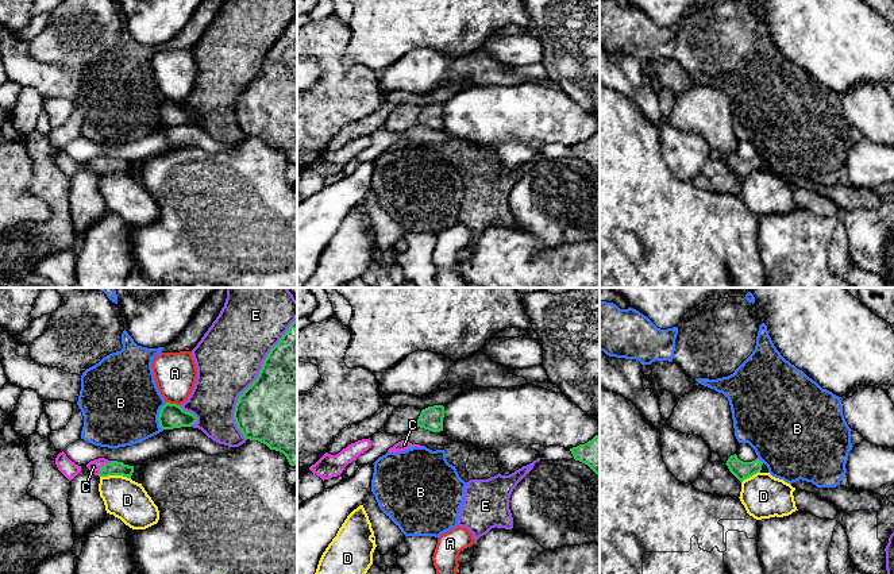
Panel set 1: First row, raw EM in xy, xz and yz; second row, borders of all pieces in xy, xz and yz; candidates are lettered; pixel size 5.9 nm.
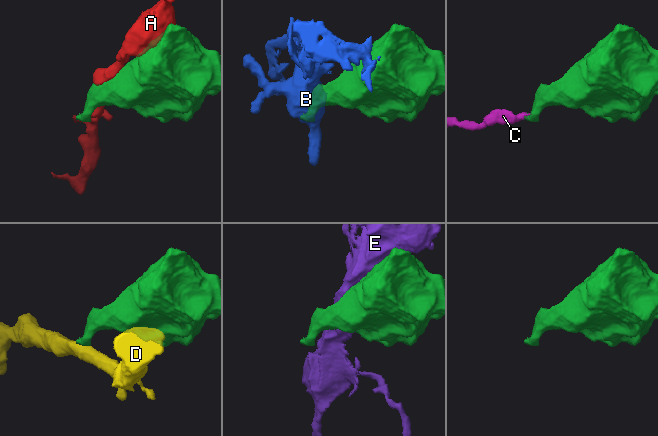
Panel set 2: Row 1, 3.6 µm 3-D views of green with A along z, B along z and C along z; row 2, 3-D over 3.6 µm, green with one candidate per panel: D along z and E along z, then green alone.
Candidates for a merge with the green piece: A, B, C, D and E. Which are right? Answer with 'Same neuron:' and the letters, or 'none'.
Same neuron: C

